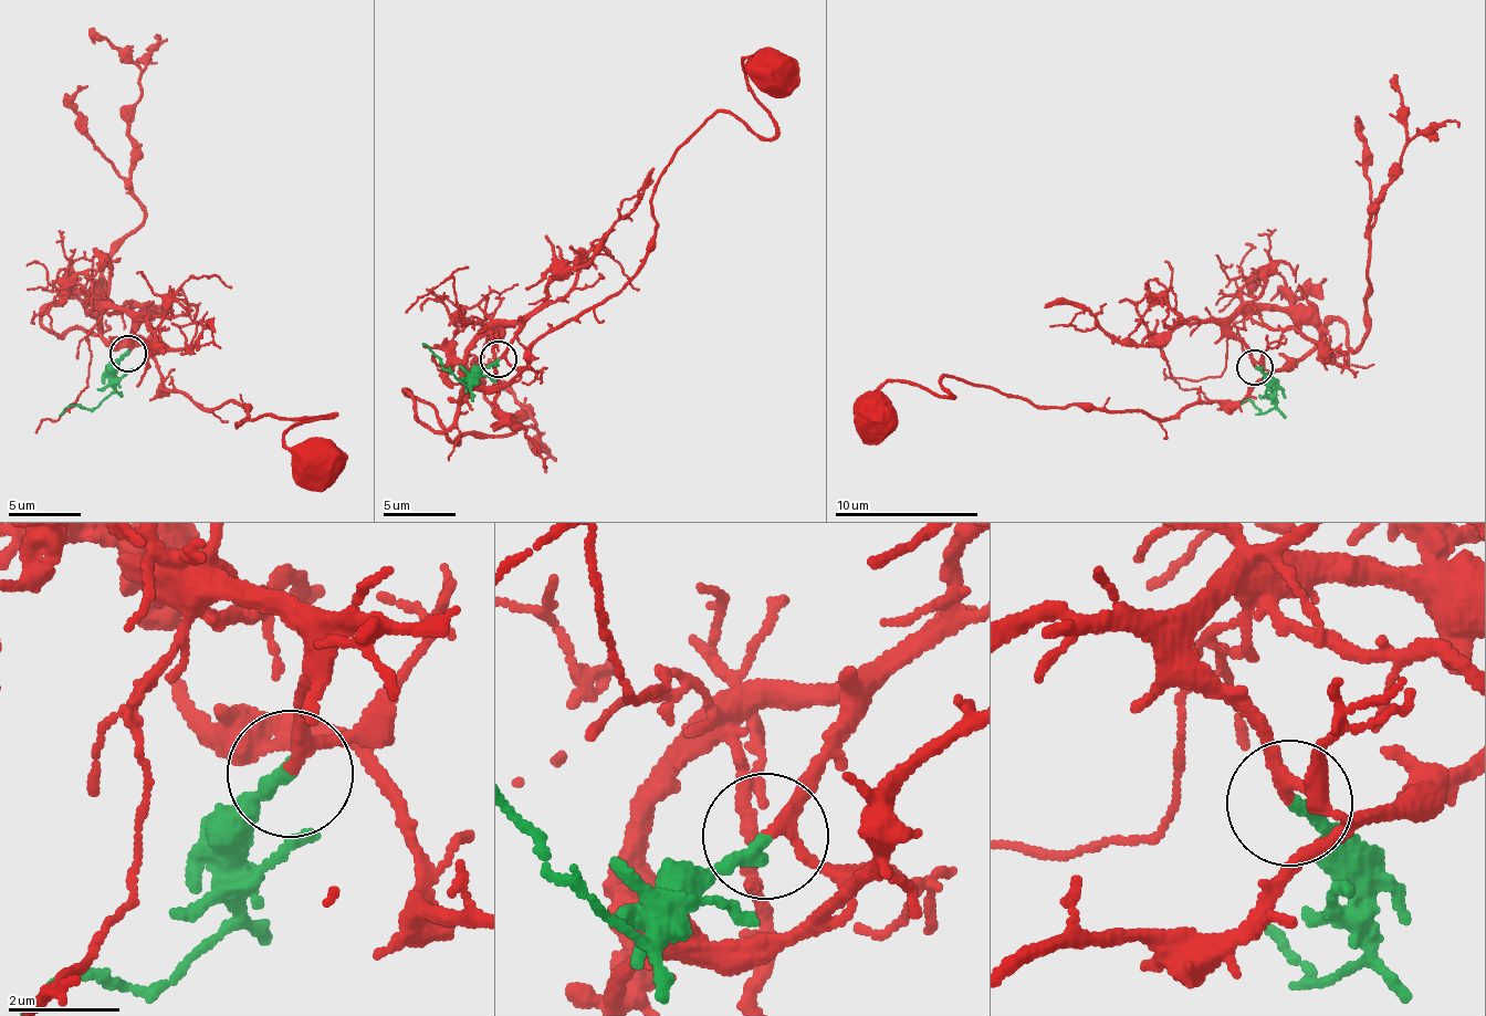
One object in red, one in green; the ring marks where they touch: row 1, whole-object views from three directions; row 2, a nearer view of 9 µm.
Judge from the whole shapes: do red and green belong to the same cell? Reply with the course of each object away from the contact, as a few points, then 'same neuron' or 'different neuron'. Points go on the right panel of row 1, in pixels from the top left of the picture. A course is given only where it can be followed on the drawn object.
course red (1256, 366), (1265, 373), (1239, 401), (1159, 421), (952, 376), (939, 384), (946, 397), (885, 381), (881, 415); course green (1256, 366), (1269, 377), (1274, 406), (1264, 415), (1248, 399), (1239, 404); same neuron

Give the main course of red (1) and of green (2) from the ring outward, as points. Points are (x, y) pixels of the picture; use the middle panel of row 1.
1: (498, 359), (515, 375), (620, 287), (655, 231), (659, 173), (709, 118), (775, 134), (744, 63), (777, 80)
2: (498, 359), (469, 386), (451, 375), (424, 343)

